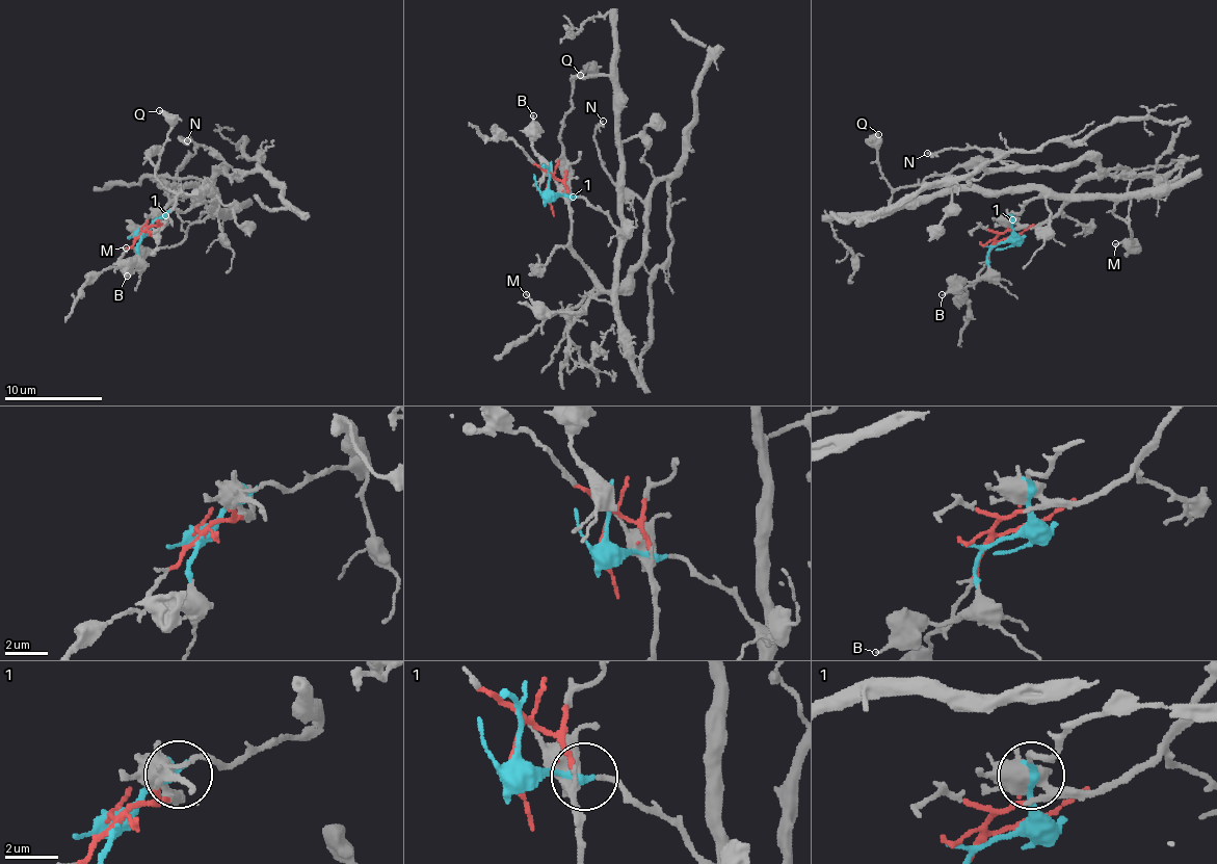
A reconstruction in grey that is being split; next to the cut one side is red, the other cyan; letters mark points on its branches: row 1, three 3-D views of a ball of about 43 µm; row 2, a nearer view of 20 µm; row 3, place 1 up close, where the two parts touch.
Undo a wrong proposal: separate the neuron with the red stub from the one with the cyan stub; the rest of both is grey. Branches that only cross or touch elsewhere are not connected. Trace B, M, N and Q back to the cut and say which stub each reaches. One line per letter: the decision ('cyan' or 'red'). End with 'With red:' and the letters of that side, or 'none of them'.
B: cyan
M: cyan
N: red
Q: cyan
With red: N

